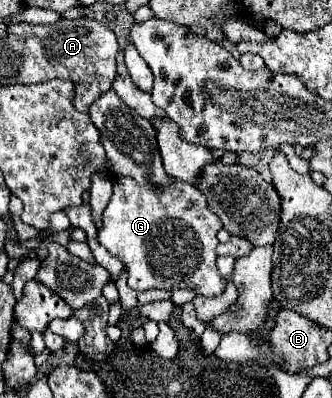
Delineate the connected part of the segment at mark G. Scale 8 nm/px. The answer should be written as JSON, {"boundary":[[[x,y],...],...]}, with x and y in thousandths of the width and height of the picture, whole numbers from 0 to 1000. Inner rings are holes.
{"boundary":[[[346,445],[334,505],[310,530],[310,570],[292,585],[298,611],[352,651],[370,656],[370,666],[389,681],[389,721],[407,731],[443,731],[443,726],[575,726],[593,741],[617,746],[660,746],[678,731],[678,701],[654,681],[654,636],[648,621],[654,580],[666,575],[666,555],[623,525],[617,495],[569,460],[527,455],[521,465],[497,475],[467,475],[455,465],[419,465],[389,445]],[[581,510],[575,525],[563,515]]]}

